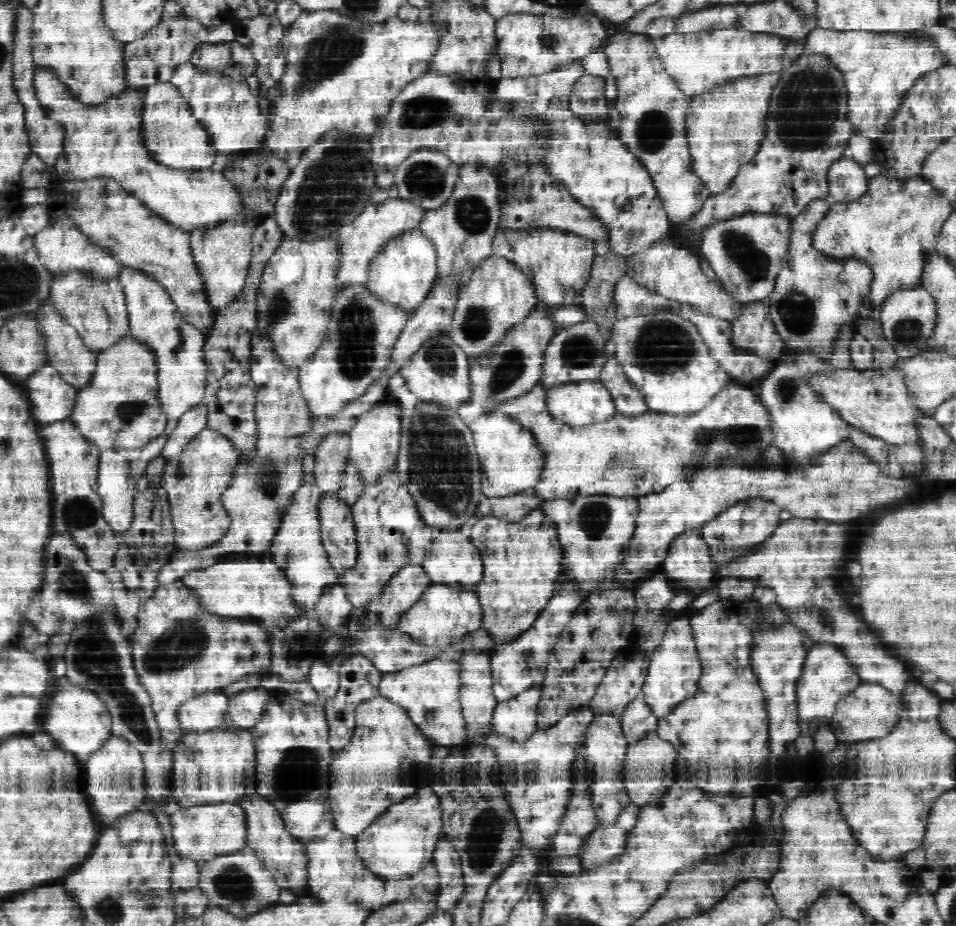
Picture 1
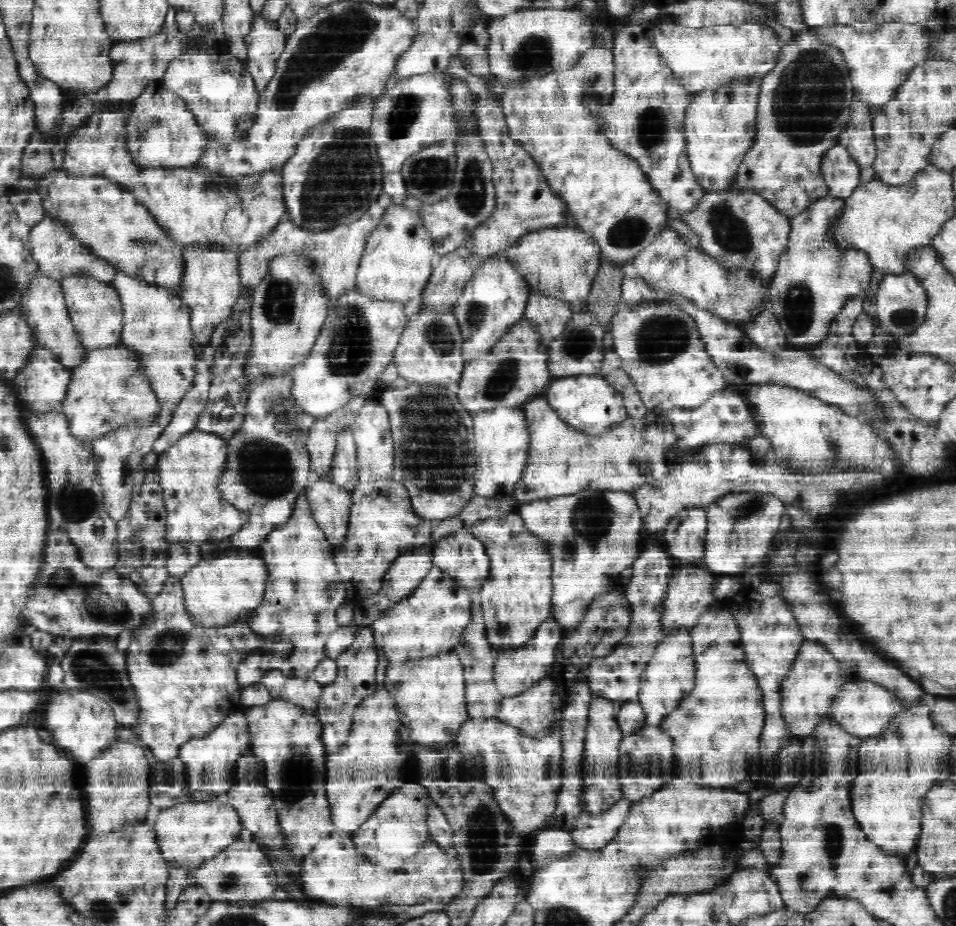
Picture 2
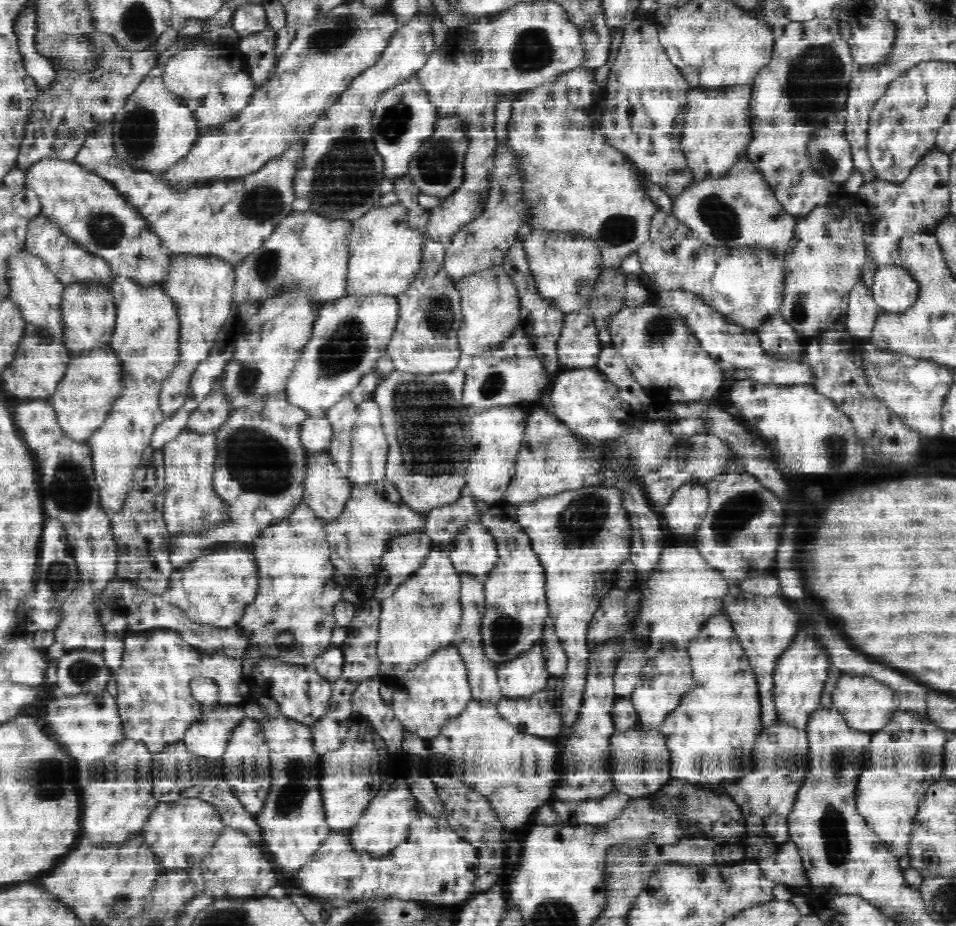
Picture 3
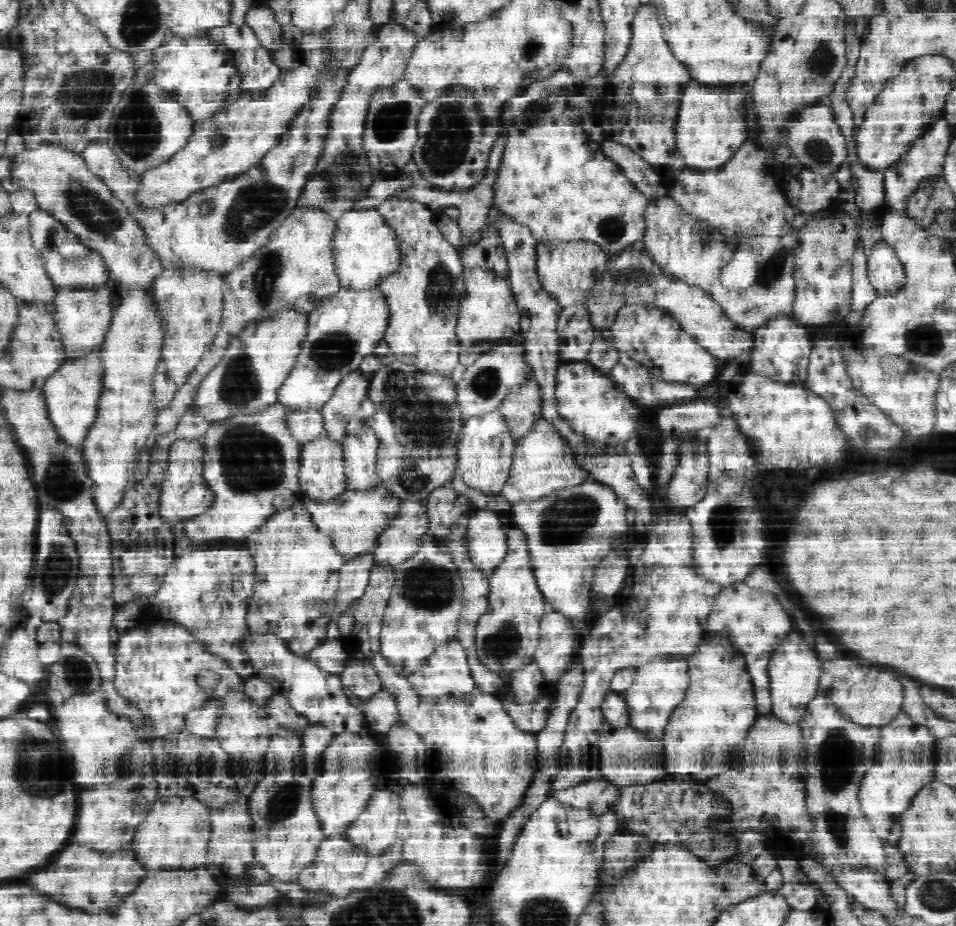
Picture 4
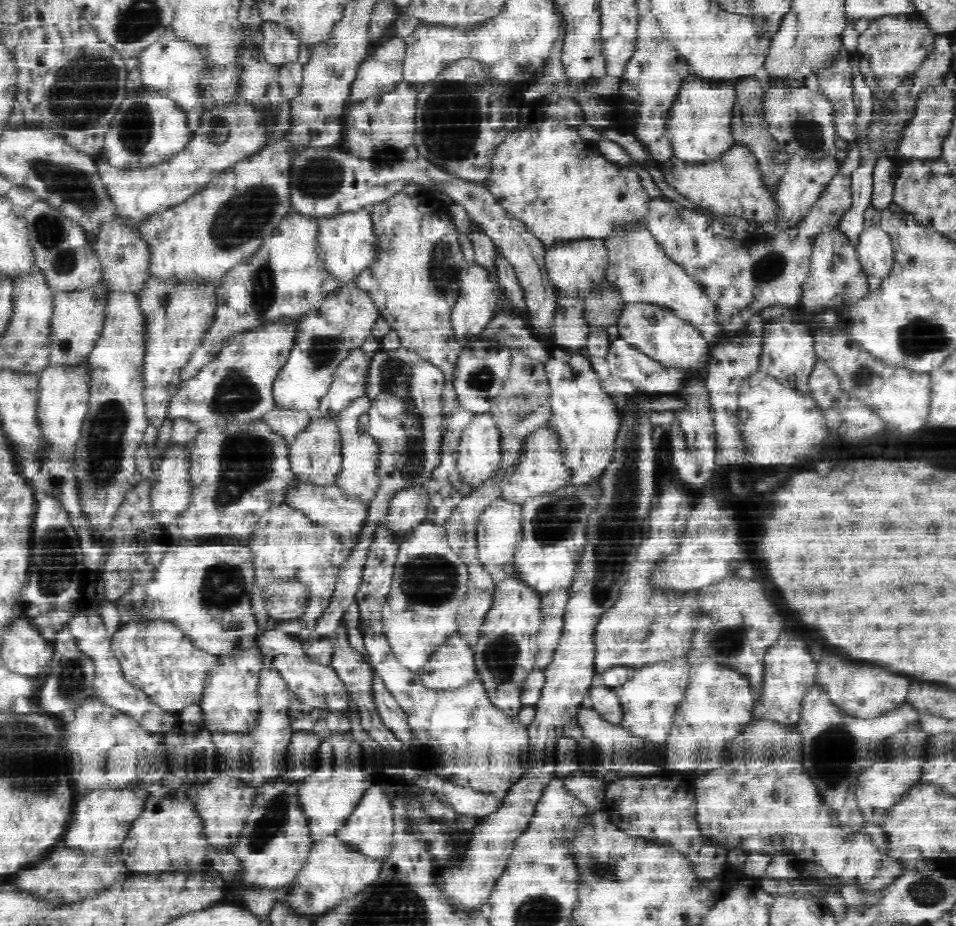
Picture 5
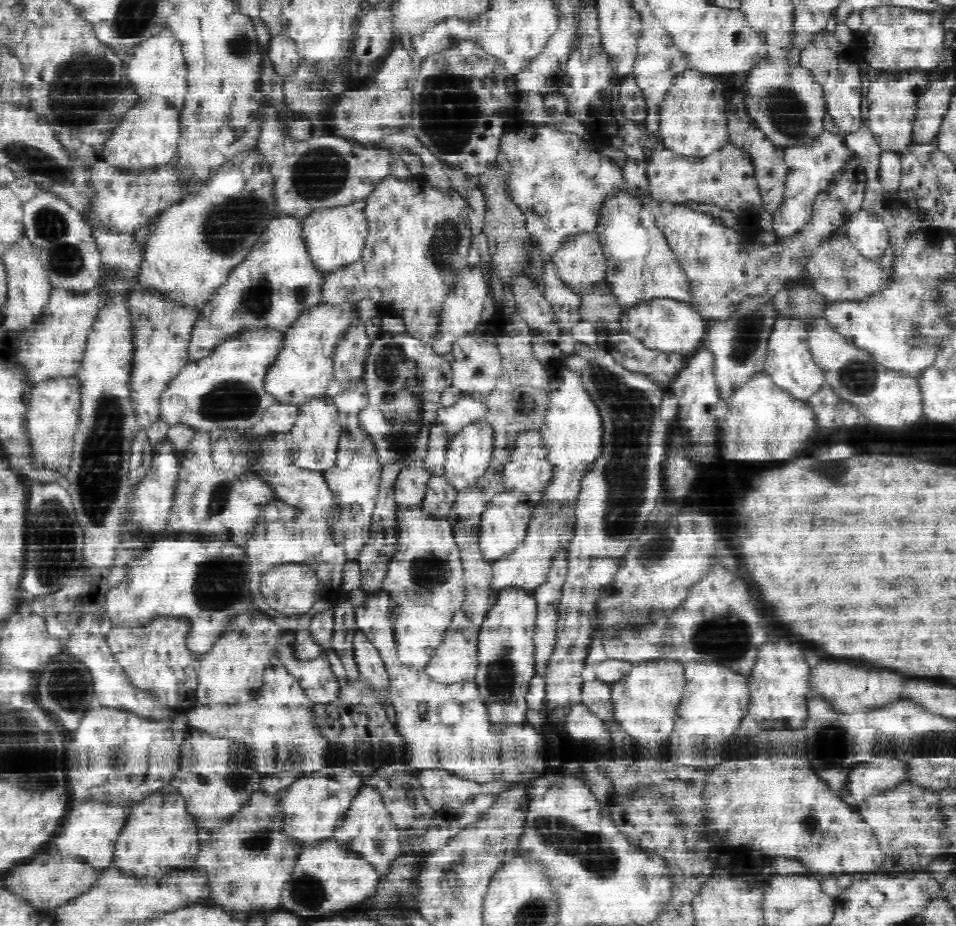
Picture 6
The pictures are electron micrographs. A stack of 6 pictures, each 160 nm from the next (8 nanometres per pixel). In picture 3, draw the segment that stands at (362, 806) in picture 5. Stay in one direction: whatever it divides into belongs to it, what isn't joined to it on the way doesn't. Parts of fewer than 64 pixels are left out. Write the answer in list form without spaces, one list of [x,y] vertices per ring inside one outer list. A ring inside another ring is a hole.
[[[396,784],[390,790],[384,790],[384,788],[380,790],[365,808],[360,822],[350,832],[352,847],[358,851],[368,851],[373,855],[384,855],[385,852],[392,851],[392,848],[396,848],[406,838],[404,836],[404,830],[408,830],[406,814],[412,814],[412,804],[416,804],[416,800],[410,794],[410,788],[404,784]]]

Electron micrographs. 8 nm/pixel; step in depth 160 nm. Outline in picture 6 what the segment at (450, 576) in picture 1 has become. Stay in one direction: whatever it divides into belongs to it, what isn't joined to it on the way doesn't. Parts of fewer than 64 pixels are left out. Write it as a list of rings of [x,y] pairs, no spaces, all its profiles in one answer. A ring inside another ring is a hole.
[[[500,492],[481,514],[477,537],[479,538],[479,550],[486,560],[496,560],[510,554],[528,534],[527,528],[534,516],[537,502],[524,492]]]

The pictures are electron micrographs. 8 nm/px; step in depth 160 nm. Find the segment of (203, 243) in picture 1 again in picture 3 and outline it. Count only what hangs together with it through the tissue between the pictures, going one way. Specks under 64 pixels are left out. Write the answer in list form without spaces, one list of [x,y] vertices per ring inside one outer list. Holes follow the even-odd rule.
[[[180,254],[170,260],[161,290],[173,300],[180,323],[178,360],[172,372],[162,382],[159,392],[159,407],[162,413],[172,415],[184,404],[184,392],[188,388],[196,368],[208,358],[210,349],[231,314],[233,299],[234,268],[219,258]]]

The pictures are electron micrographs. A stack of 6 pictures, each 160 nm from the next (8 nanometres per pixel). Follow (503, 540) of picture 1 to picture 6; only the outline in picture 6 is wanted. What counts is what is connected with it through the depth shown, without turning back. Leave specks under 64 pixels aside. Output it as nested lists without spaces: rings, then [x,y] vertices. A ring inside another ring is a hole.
[[[508,588],[498,592],[496,602],[486,612],[479,632],[476,683],[481,702],[485,703],[489,728],[504,732],[508,726],[529,725],[526,692],[535,671],[535,631],[537,602],[531,592]]]

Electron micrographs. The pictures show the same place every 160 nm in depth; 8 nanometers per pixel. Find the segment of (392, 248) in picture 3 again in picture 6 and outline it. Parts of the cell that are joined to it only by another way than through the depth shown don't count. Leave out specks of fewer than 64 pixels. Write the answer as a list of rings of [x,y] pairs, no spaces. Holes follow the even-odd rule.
[[[350,203],[330,208],[315,208],[301,219],[300,223],[308,256],[319,271],[326,274],[360,260],[369,227],[362,204]]]

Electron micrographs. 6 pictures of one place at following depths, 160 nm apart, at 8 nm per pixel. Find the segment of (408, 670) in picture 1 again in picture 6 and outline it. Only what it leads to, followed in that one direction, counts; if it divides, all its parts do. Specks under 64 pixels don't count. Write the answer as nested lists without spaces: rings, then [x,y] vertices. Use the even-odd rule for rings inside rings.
[[[458,609],[452,617],[452,622],[444,631],[444,638],[436,648],[432,660],[426,665],[425,673],[439,683],[452,684],[457,682],[474,681],[477,673],[477,648],[481,625],[474,623],[464,609]]]

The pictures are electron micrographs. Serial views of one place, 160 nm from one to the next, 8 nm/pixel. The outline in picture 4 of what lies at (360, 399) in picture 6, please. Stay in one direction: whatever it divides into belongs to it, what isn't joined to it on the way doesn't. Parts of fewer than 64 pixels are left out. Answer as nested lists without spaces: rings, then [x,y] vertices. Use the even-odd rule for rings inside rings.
[[[367,398],[362,401],[358,412],[345,426],[345,435],[342,439],[343,446],[343,465],[345,472],[346,489],[350,491],[372,491],[380,485],[380,481],[376,472],[378,439],[372,430],[362,425],[364,416],[374,414],[373,402]]]

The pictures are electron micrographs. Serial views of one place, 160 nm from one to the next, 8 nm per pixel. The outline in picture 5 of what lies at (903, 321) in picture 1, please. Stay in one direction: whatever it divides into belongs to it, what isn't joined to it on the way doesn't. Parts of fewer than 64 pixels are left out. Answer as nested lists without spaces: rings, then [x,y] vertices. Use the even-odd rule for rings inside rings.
[[[881,226],[863,228],[857,238],[857,253],[862,271],[884,280],[893,263],[893,244]]]

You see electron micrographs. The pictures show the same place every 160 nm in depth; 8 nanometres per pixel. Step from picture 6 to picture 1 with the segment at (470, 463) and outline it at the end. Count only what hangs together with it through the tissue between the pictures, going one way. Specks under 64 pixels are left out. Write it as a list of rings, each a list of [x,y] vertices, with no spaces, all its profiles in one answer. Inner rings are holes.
[[[504,411],[480,414],[470,426],[474,432],[475,449],[480,461],[482,493],[487,498],[500,498],[524,493],[541,475],[543,456],[534,435]]]

